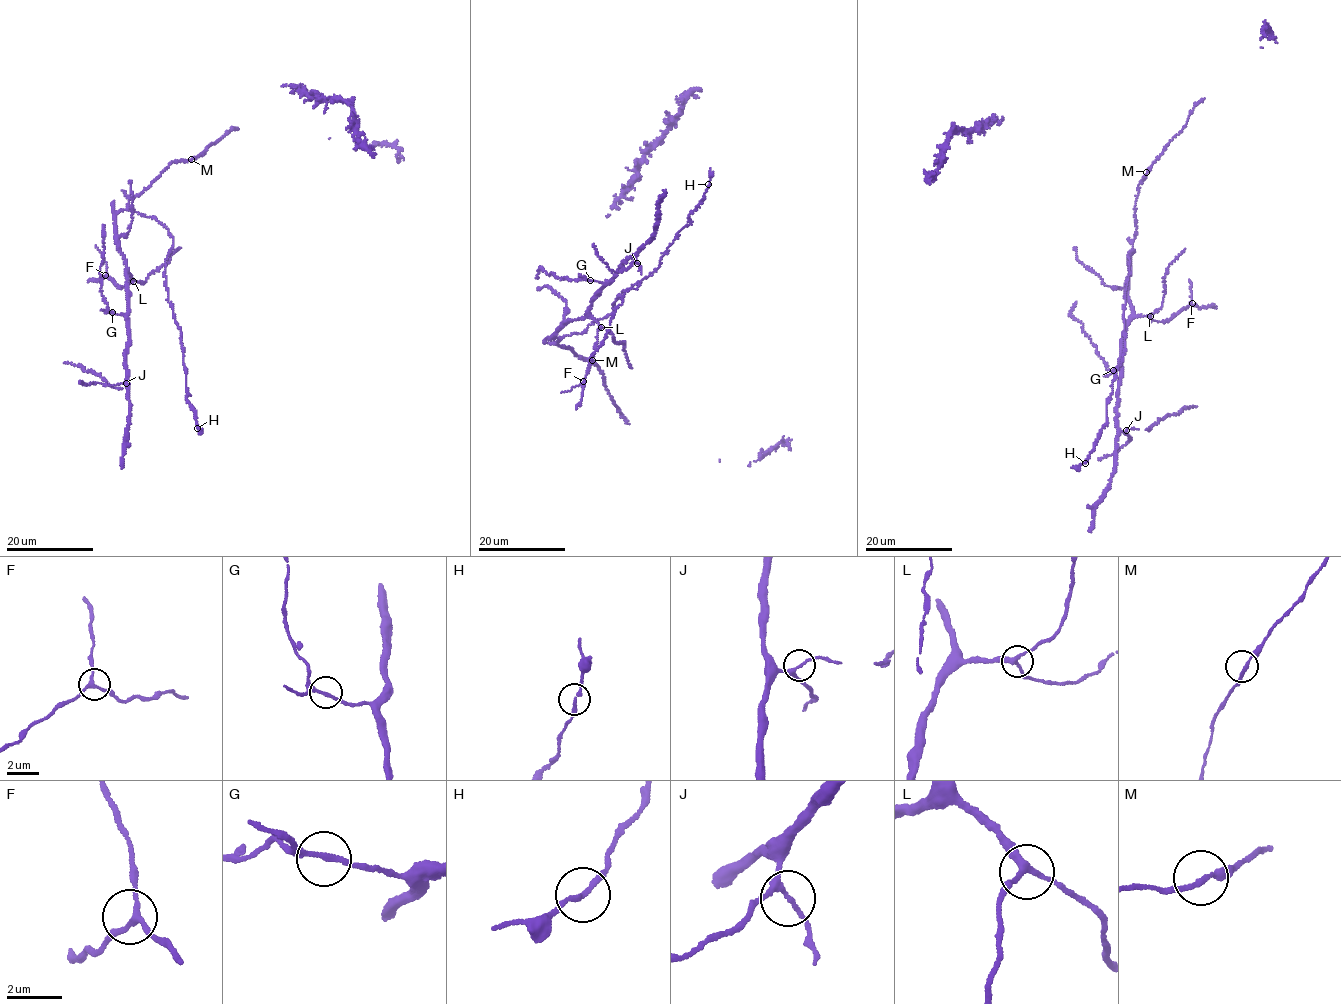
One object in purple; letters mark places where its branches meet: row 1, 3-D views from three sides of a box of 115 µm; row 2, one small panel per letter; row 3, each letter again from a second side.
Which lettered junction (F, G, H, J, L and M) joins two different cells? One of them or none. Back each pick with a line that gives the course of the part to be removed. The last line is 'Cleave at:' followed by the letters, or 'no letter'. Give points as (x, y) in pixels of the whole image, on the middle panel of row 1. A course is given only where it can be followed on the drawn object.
Cleave at: no letter

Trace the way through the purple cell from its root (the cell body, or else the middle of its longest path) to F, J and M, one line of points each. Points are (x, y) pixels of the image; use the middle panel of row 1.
F: (571, 348), (559, 346), (560, 340), (552, 336), (567, 321), (592, 318), (600, 328), (583, 381)
J: (571, 348), (559, 346), (552, 336), (567, 321), (588, 313), (600, 290), (629, 258), (633, 255), (637, 263)
M: (571, 348), (576, 355), (592, 360)

